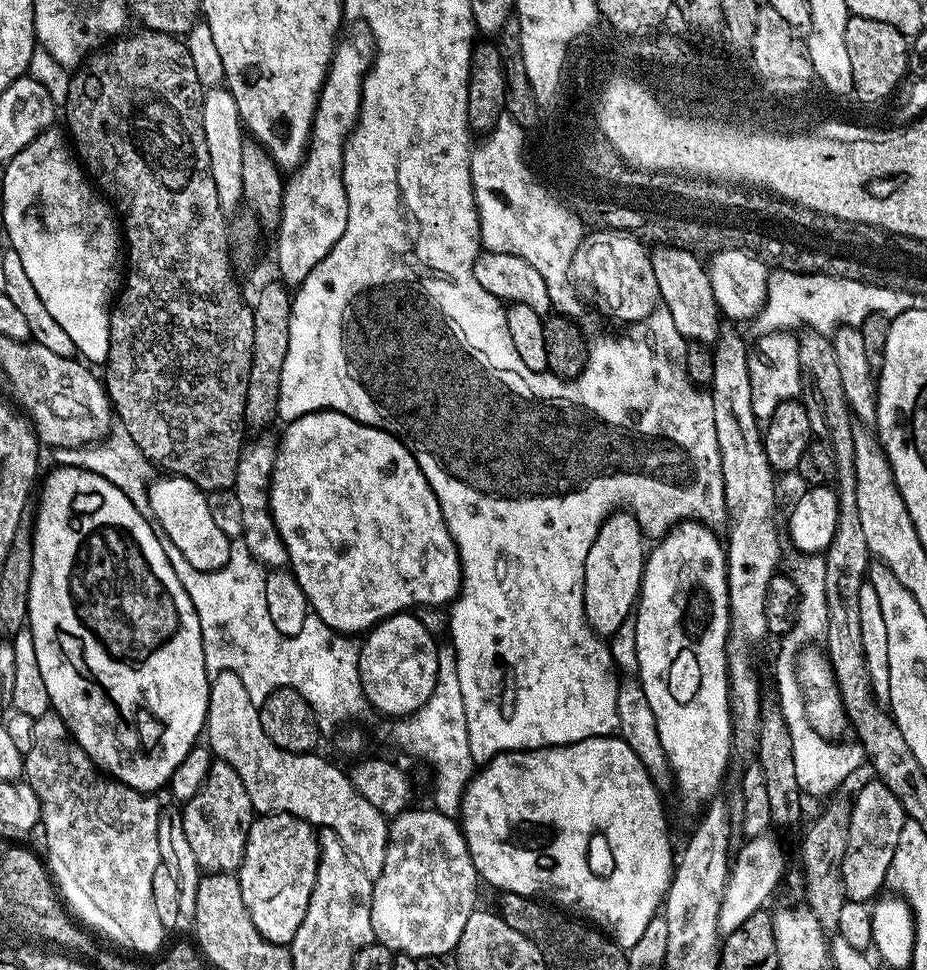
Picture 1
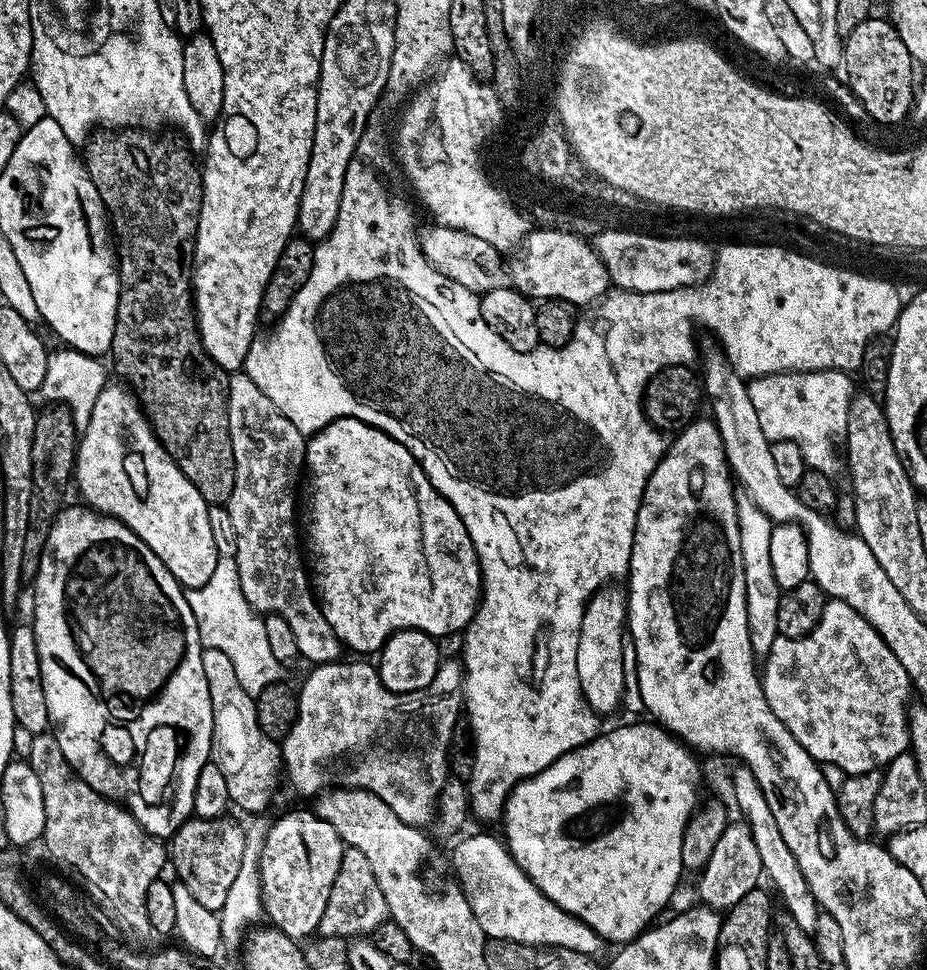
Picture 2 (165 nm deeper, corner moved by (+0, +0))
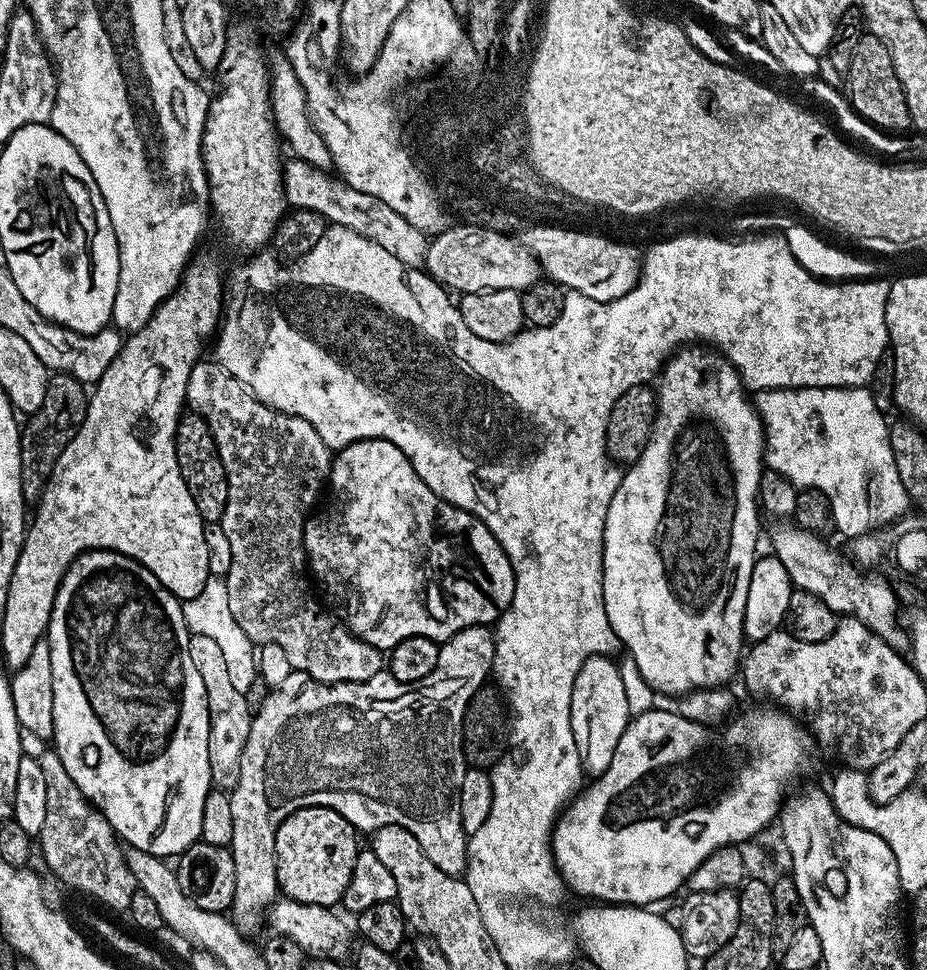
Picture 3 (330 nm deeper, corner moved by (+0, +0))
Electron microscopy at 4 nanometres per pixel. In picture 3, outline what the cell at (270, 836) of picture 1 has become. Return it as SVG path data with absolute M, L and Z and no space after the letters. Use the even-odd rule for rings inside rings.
M299 808L282 826L276 835L276 861L280 892L287 899L323 908L339 905L344 891L350 886L350 876L358 845L358 833L342 814L329 808Z

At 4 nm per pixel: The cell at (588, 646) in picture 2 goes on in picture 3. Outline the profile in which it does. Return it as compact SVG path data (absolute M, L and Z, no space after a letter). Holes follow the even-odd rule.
M608 654L588 658L582 670L578 670L578 678L574 678L574 690L570 694L570 726L574 730L574 742L584 761L585 773L592 778L599 777L610 766L614 750L618 750L618 742L630 719L620 664L612 659Z

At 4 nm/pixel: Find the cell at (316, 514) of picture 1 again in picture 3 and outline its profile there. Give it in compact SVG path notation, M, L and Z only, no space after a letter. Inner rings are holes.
M356 440L350 446L339 449L332 462L331 488L333 494L336 495L336 505L333 506L332 517L328 520L328 524L332 528L328 528L324 532L324 549L320 552L320 564L324 567L324 572L328 575L328 580L332 583L332 588L336 591L341 606L344 607L342 620L352 631L353 636L357 636L362 642L381 650L396 648L398 642L415 636L443 642L462 630L473 628L475 624L495 625L496 621L508 611L516 593L516 571L512 569L510 558L502 550L498 538L494 538L494 534L488 527L477 520L475 516L449 504L442 497L436 496L434 490L430 490L427 480L416 471L416 467L409 462L406 454L402 450L398 450L398 446L394 446L394 442Z

